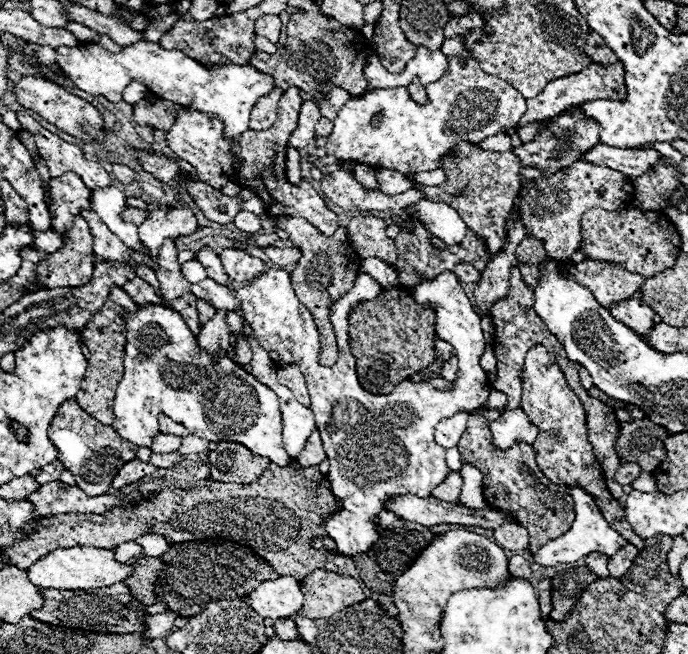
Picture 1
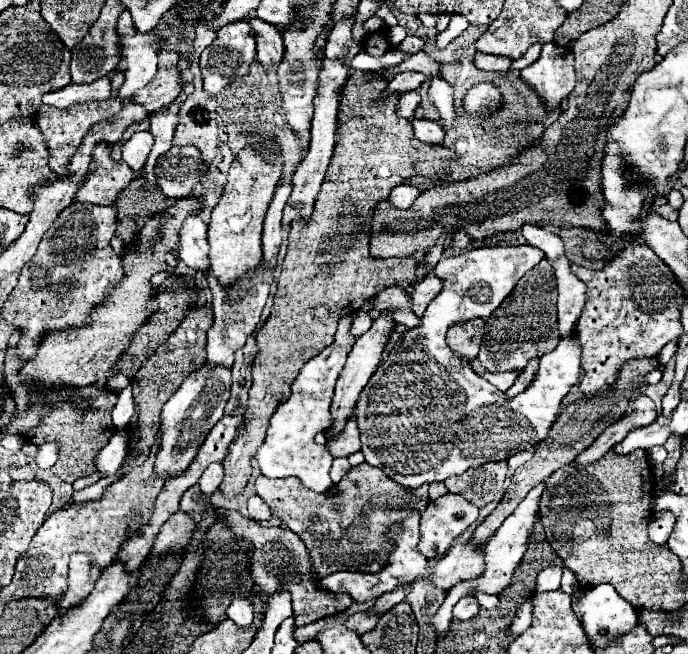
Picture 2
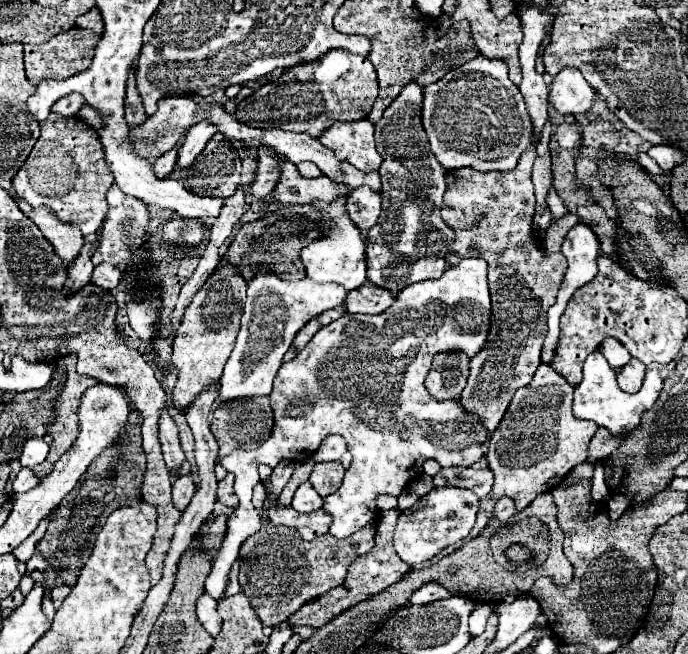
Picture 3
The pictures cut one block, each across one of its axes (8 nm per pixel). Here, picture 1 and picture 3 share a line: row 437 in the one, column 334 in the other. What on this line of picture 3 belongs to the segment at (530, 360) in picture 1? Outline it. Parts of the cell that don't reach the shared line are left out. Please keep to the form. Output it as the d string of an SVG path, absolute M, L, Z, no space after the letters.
M262 520L262 528L254 536L250 536L240 548L240 558L242 558L240 586L242 586L242 592L250 598L252 606L256 608L256 614L264 626L278 626L280 622L288 620L290 614L300 610L306 602L340 586L346 578L348 566L360 554L368 554L374 548L374 536L376 536L376 524L372 522L372 524L366 524L362 530L358 530L356 534L342 538L342 540L338 540L330 534L324 534L324 536L314 538L312 542L306 542L296 534L296 530L286 528L286 526L272 526L270 522L264 524L264 520Z

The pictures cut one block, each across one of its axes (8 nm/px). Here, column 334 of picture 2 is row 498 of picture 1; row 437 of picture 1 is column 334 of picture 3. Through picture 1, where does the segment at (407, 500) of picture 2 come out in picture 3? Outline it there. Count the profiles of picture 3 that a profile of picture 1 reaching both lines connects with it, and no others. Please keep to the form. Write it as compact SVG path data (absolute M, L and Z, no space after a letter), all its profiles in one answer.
M340 462L316 463L309 481L320 496L328 496L340 488L344 472L346 470L342 468Z

